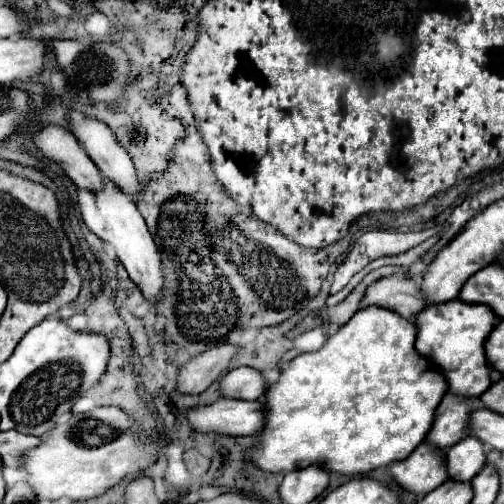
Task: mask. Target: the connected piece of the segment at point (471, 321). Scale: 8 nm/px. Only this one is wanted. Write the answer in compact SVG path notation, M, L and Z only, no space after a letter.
M462 299L428 305L418 317L416 349L438 365L448 379L448 391L462 397L480 397L490 385L490 365L486 361L486 339L500 319L488 305L470 305Z

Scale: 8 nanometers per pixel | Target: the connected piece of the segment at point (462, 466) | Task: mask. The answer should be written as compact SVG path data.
M468 435L460 443L448 449L446 465L450 479L456 481L470 481L484 465L486 465L486 451L480 439Z

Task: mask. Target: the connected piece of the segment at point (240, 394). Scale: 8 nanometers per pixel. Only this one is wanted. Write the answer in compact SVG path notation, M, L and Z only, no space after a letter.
M252 367L232 369L220 381L220 393L224 397L232 397L232 399L258 401L266 395L266 389L268 389L268 385L264 381L262 371L252 369Z

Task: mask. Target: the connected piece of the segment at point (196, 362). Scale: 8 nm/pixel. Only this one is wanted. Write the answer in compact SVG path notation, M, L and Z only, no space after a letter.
M226 343L226 345L218 345L218 347L212 347L204 353L200 353L198 357L188 361L180 369L178 389L182 393L202 393L202 391L206 391L216 379L220 379L224 375L230 359L238 353L238 349L240 349L238 345Z

